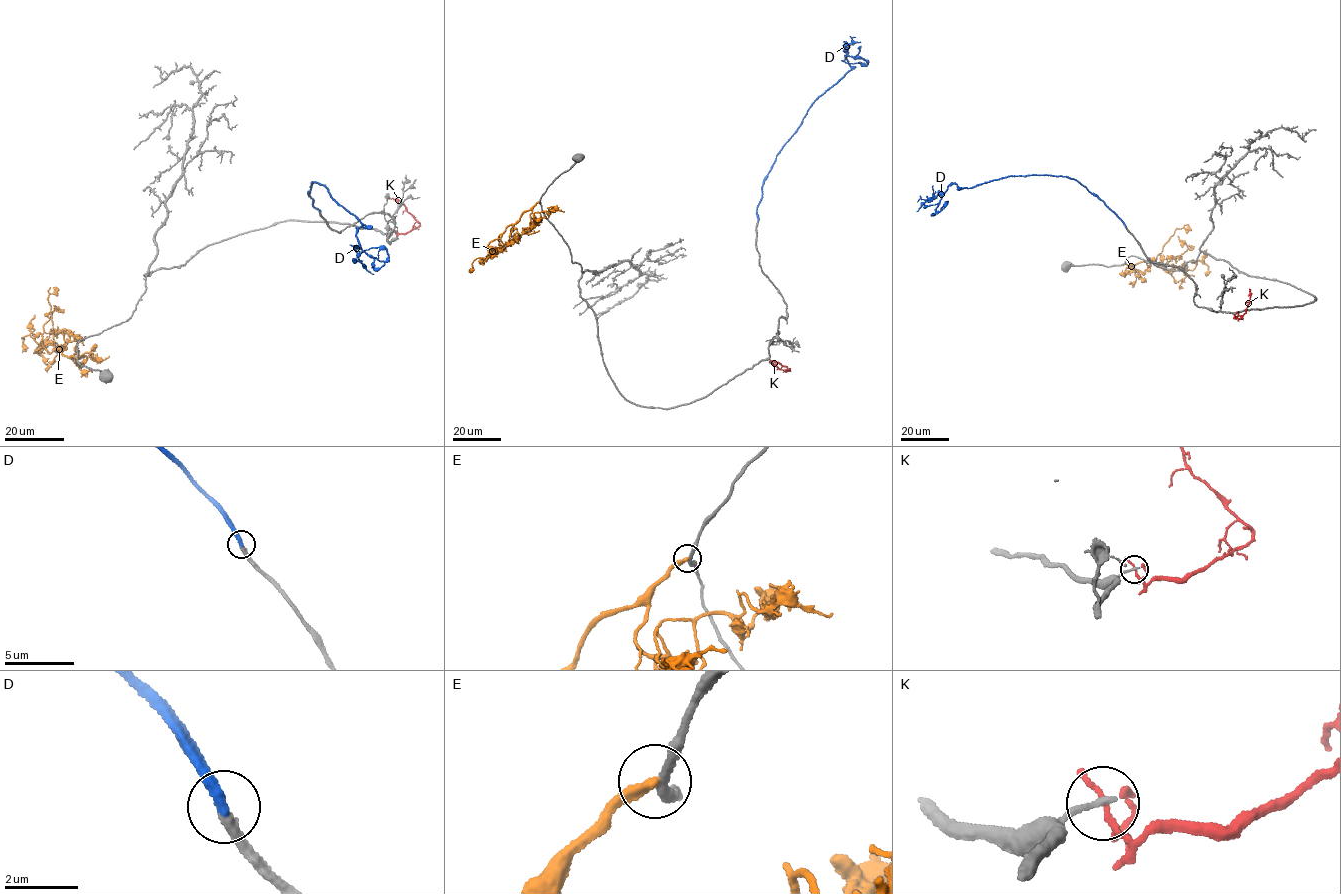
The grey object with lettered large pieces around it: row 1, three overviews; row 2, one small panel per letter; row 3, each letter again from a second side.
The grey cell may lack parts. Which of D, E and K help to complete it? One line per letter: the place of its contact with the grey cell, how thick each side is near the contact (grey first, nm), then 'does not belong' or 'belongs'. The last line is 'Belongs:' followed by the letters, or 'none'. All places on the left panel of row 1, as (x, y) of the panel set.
D: (320, 212) | 320/360 nm | belongs
E: (76, 357) | 240/340 nm | does not belong
K: (395, 231) | 180/170 nm | does not belong
Belongs: D

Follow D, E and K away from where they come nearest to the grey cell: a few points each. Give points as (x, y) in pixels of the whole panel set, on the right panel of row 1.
D: (1126, 227), (1097, 197), (1064, 176), (1012, 175), (962, 188), (951, 183), (935, 212), (945, 203)
E: (1123, 264), (1149, 261), (1193, 270), (1198, 260), (1208, 266), (1205, 275)
K: (1235, 313), (1234, 318), (1240, 319), (1246, 312), (1249, 289)

